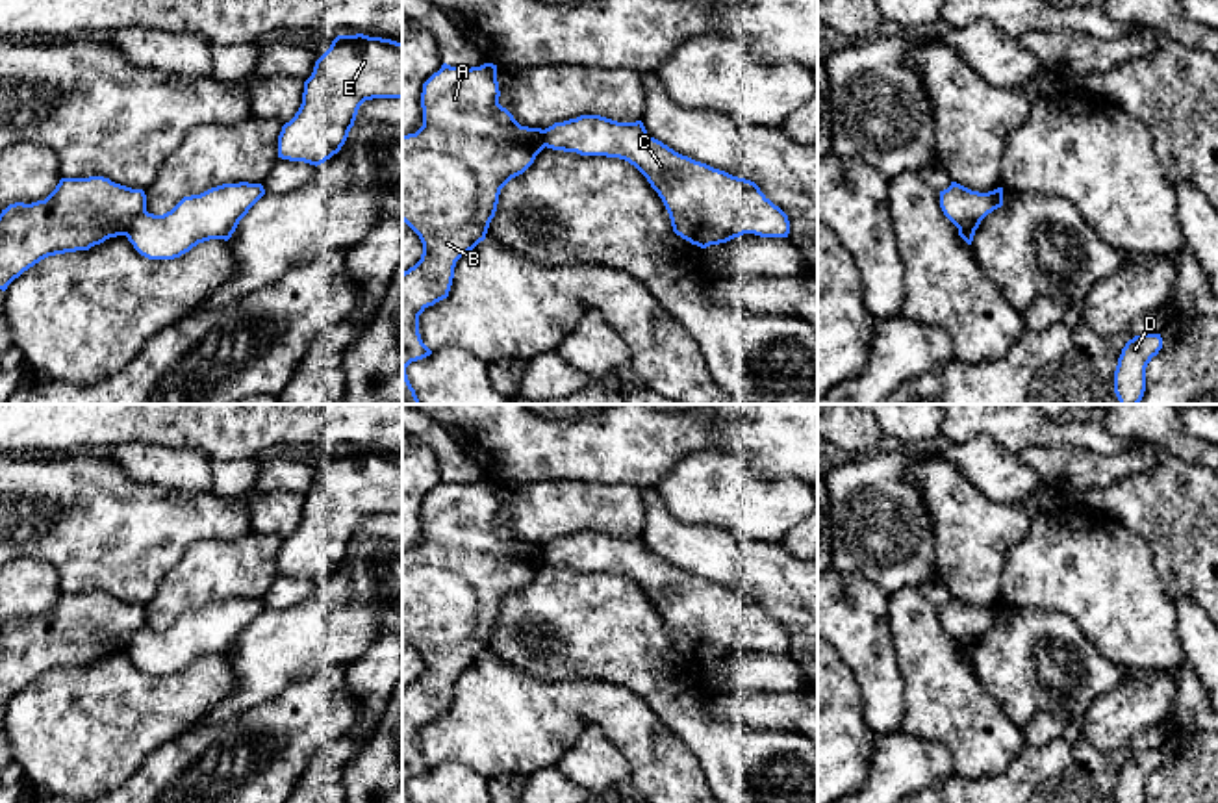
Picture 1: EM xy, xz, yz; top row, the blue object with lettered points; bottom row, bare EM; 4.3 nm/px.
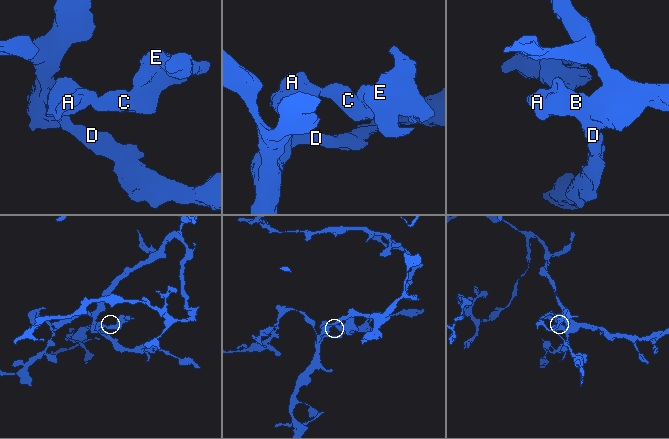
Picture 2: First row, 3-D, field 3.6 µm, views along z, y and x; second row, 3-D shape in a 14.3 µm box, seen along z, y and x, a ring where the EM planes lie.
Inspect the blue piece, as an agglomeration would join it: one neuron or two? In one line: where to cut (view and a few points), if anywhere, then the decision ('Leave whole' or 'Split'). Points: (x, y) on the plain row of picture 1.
Split along xy (145, 624), (125, 650). Split

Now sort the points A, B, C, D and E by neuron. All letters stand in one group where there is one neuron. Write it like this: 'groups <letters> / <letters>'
groups A B D / C E

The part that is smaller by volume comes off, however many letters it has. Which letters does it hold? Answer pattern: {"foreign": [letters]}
{"foreign": ["C", "E"]}

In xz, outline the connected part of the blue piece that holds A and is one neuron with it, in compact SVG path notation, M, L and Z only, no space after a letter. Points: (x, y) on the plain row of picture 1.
M441 480L425 499L421 508L423 542L415 549L402 551L402 636L423 658L421 675L402 688L402 803L412 803L406 783L423 775L432 766L419 749L419 731L449 712L456 677L486 655L495 632L501 605L523 590L545 564L543 545L521 542L514 530L499 519L497 480L458 484Z

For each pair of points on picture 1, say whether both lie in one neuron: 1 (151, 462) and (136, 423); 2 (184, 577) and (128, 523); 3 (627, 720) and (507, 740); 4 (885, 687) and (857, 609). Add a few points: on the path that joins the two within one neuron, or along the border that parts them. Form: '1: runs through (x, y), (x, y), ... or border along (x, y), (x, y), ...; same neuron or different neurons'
1: border along (186, 446), (119, 442), (110, 447); different neurons
2: border along (208, 538), (195, 540), (188, 548), (149, 601); different neurons
3: runs through (597, 707), (566, 707), (536, 722); same neuron
4: runs through (875, 668), (857, 627); same neuron

